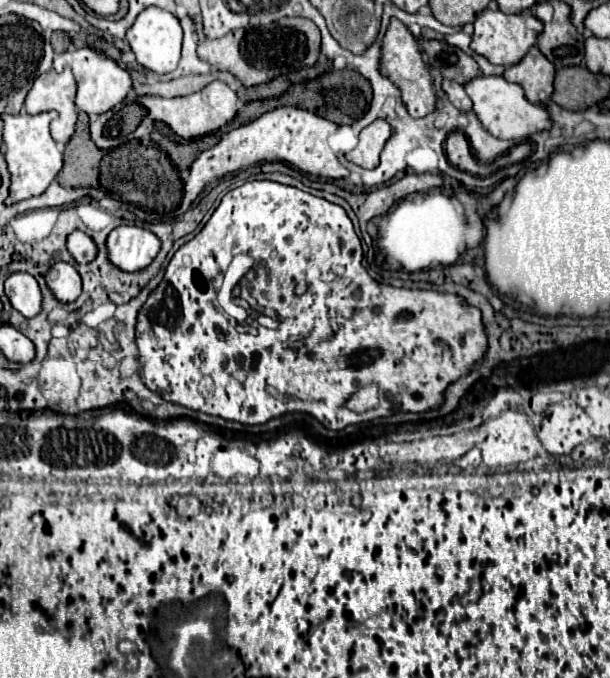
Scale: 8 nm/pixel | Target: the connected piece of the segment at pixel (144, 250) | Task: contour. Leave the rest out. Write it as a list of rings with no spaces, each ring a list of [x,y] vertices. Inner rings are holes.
[[[122,225],[116,227],[108,239],[108,261],[126,273],[136,273],[148,267],[160,251],[160,239],[140,227]]]

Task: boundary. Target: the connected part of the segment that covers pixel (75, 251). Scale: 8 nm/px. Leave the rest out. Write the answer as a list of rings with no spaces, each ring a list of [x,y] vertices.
[[[72,231],[66,237],[66,247],[68,247],[68,253],[76,259],[76,263],[88,263],[96,257],[94,241],[82,231]]]

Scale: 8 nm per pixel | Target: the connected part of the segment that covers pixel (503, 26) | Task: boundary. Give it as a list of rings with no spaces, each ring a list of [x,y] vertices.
[[[484,9],[482,13],[478,13],[476,21],[474,21],[474,35],[472,35],[472,49],[486,57],[490,63],[494,65],[516,65],[530,47],[536,45],[540,31],[542,31],[542,21],[536,19],[532,13],[516,13],[516,15],[508,15],[502,11],[492,11],[492,9]]]

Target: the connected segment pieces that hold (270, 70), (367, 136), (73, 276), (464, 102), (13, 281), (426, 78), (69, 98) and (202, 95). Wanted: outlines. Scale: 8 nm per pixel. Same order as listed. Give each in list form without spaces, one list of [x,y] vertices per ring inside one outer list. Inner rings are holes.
[[[284,17],[278,23],[270,23],[258,29],[236,29],[216,41],[206,39],[202,31],[198,31],[198,35],[198,57],[220,71],[230,71],[246,87],[270,83],[280,75],[314,67],[320,55],[322,41],[320,29],[304,17]]]
[[[376,119],[360,133],[360,143],[346,153],[346,159],[364,167],[364,169],[376,169],[380,151],[384,149],[386,141],[390,139],[390,125],[384,119]]]
[[[54,263],[48,273],[44,275],[48,289],[60,303],[70,303],[76,301],[78,295],[82,293],[82,283],[78,271],[70,263]]]
[[[444,79],[444,81],[442,81],[442,89],[446,91],[448,99],[450,99],[460,111],[472,111],[472,101],[468,99],[468,95],[466,95],[466,91],[464,91],[464,87],[462,87],[460,83],[450,81],[450,79]]]
[[[12,273],[6,283],[4,291],[16,311],[20,311],[24,317],[34,317],[40,311],[42,293],[36,283],[36,279],[28,273]]]
[[[398,19],[390,21],[388,31],[384,35],[384,41],[382,41],[382,73],[400,87],[402,101],[406,103],[408,113],[412,117],[424,117],[438,107],[438,95],[436,95],[434,85],[432,85],[430,65],[422,61],[418,41],[412,37],[408,27],[404,23],[400,23]]]
[[[54,69],[40,75],[26,97],[26,113],[44,113],[44,111],[56,111],[58,119],[50,123],[50,133],[54,141],[64,147],[74,131],[76,131],[76,119],[78,109],[74,105],[76,99],[76,81],[72,77],[72,71],[64,69],[62,73],[56,73]]]
[[[212,81],[202,91],[194,93],[194,95],[188,95],[188,97],[174,97],[174,99],[142,97],[142,107],[146,107],[146,111],[148,111],[148,115],[146,115],[148,121],[152,121],[152,123],[162,121],[176,135],[180,135],[182,139],[196,139],[196,137],[214,133],[220,127],[224,127],[228,121],[232,121],[234,115],[236,115],[236,111],[238,111],[236,101],[238,101],[236,91],[232,91],[222,81]]]

